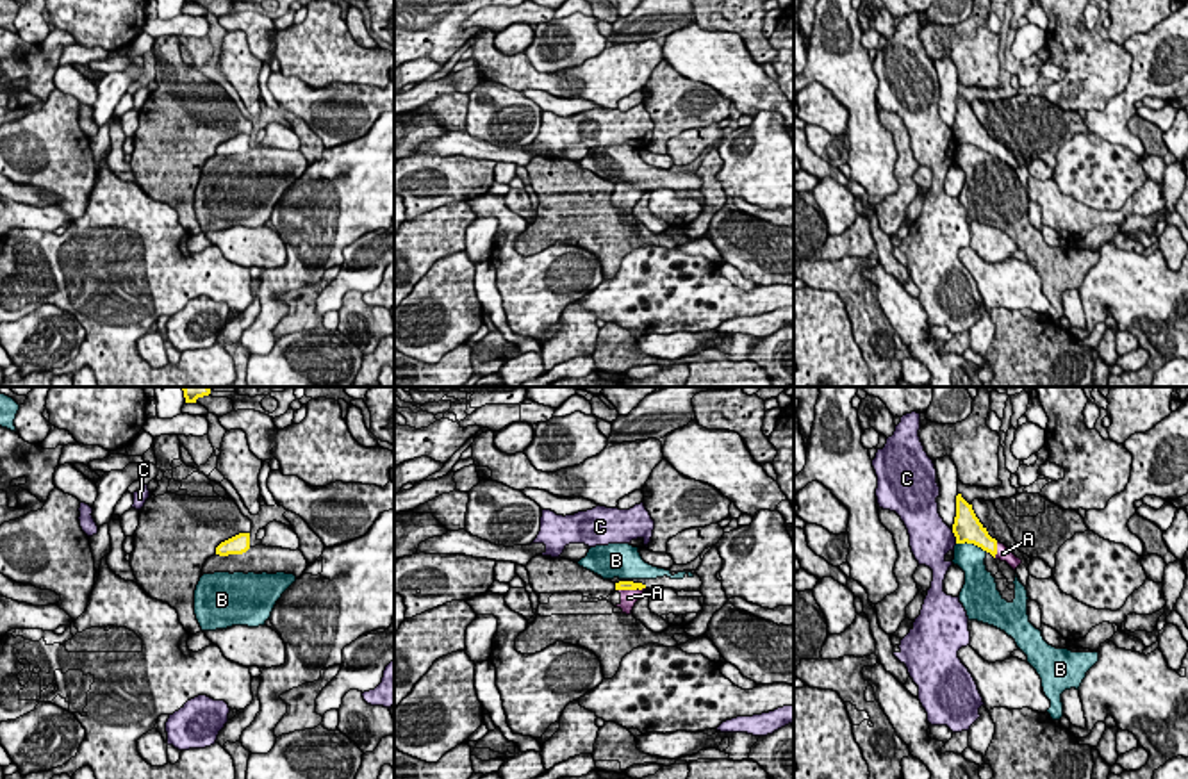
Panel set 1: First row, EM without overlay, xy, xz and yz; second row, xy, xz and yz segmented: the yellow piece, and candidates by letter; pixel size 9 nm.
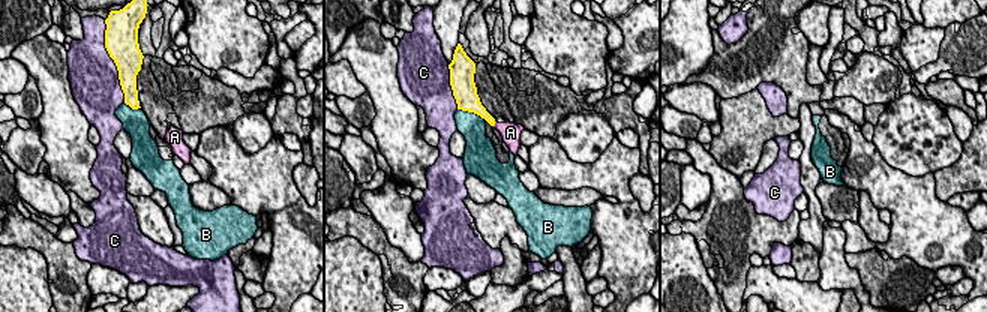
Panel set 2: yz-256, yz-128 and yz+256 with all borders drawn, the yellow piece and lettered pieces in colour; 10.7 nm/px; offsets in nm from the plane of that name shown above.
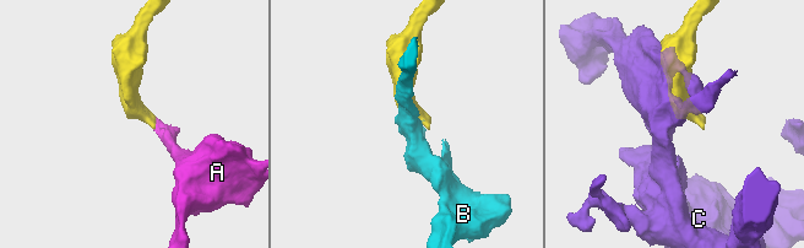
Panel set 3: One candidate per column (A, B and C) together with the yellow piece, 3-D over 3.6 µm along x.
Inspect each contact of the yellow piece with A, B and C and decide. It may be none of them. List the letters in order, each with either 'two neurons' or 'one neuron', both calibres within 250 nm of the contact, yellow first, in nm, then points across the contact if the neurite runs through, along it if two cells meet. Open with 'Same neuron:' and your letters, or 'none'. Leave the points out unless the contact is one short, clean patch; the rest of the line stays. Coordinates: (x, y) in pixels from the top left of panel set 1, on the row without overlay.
Same neuron: A
A: one neuron; calibres 100 and 160 nm
B: two neurons; calibres 260 and 260 nm
C: two neurons; calibres 260 and 380 nm

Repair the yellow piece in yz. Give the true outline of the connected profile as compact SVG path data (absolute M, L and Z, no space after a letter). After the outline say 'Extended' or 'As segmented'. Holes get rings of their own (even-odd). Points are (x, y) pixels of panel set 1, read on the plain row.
M961 94L956 96L956 118L953 125L956 144L974 144L990 153L995 160L1006 162L1013 171L1022 164L1004 144L992 139L976 118L972 105Z. Extended

